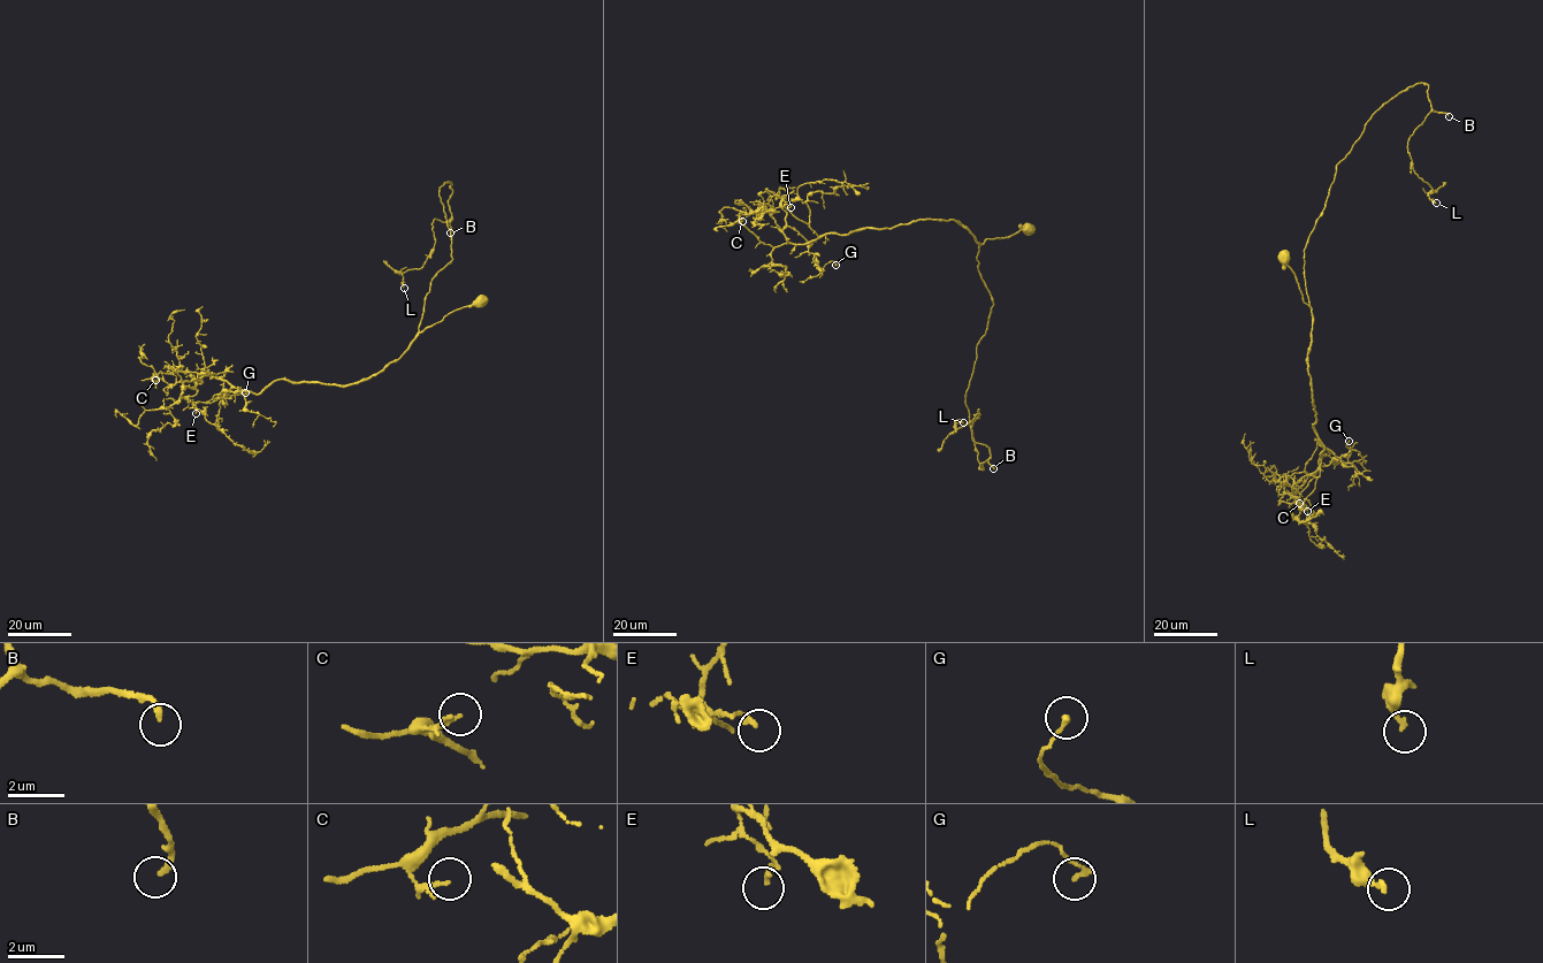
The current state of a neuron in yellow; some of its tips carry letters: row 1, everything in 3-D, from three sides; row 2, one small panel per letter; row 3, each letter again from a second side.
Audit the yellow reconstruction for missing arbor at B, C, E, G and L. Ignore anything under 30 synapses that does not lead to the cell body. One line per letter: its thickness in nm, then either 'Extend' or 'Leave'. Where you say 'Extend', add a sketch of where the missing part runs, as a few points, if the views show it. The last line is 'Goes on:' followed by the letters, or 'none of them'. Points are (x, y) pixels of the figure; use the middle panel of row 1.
B: Thickness 190 nm. Extend. Course of what is missing: (993, 468), (979, 467), (977, 445), (983, 435), (971, 444)
C: Thickness 100 nm. Leave
E: Thickness 150 nm. Leave
G: Thickness 160 nm. Leave
L: Thickness 240 nm. Leave
Goes on: B

